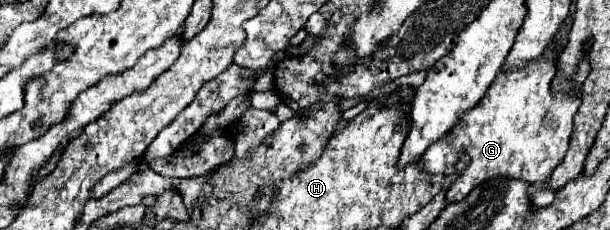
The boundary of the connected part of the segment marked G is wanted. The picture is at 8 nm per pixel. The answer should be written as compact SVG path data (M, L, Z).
M549 46L547 52L539 60L531 62L527 68L523 68L519 72L499 74L499 78L493 80L487 94L481 98L479 106L465 112L461 122L445 138L441 138L441 142L435 142L421 156L419 162L421 162L425 172L443 174L443 176L455 174L455 162L463 154L467 154L471 158L469 166L459 174L459 178L447 190L447 194L445 194L447 204L463 200L471 190L475 190L481 182L485 182L489 178L507 176L507 178L523 180L523 182L529 182L529 184L543 184L551 178L553 166L557 166L561 162L561 158L565 156L565 152L567 152L569 138L571 138L573 116L575 116L575 112L581 104L581 100L575 98L575 96L569 96L569 94L563 94L563 92L551 94L551 80L555 76L555 62L553 60L555 60L555 54L551 52L551 46Z

